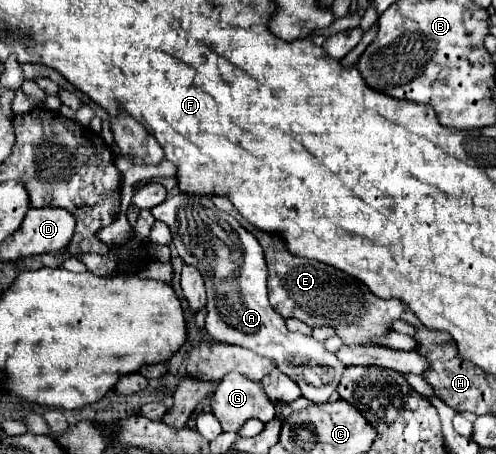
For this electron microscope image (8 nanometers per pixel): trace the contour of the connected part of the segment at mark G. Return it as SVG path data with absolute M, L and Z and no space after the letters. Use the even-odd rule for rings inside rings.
M229 373L219 381L211 397L211 411L223 431L239 431L251 417L259 421L271 421L275 417L275 405L263 391L263 385L241 373Z

